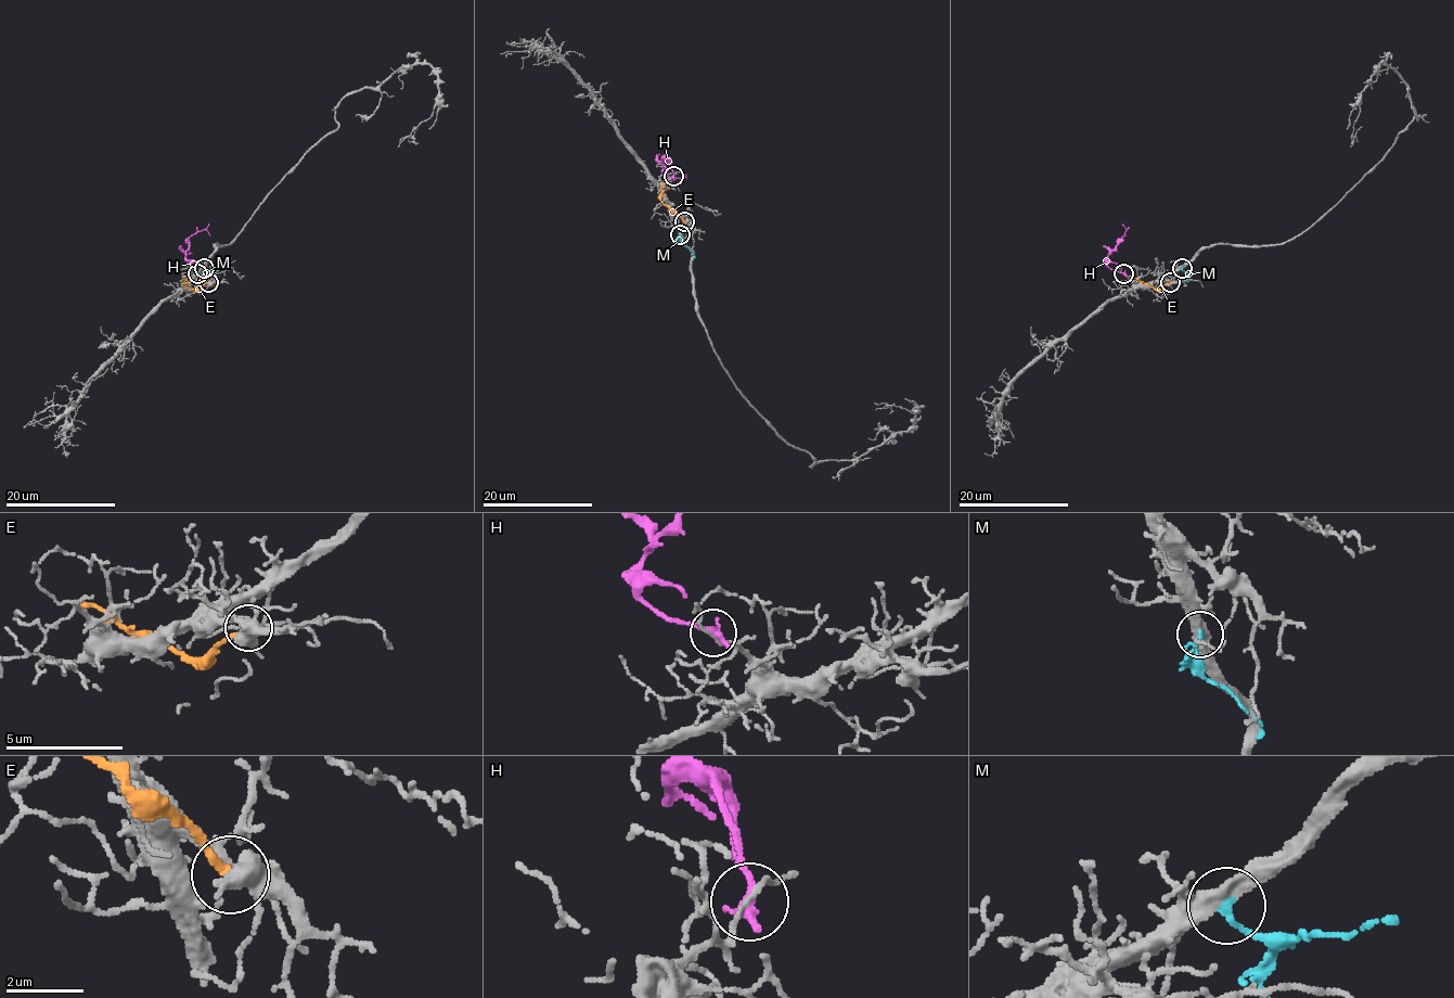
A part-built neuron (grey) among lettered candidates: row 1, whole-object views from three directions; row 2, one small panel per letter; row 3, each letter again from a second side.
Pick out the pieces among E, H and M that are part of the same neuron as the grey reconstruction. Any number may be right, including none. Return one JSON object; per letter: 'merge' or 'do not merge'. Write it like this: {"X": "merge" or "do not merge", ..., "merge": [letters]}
{"E": "do not merge", "H": "do not merge", "M": "merge", "merge": ["M"]}

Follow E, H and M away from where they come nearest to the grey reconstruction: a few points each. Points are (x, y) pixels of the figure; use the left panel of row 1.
E: (208, 281), (202, 288), (189, 289), (183, 276)
H: (197, 273), (187, 257), (188, 239), (203, 229), (209, 235)
M: (204, 268), (203, 272), (218, 269)

